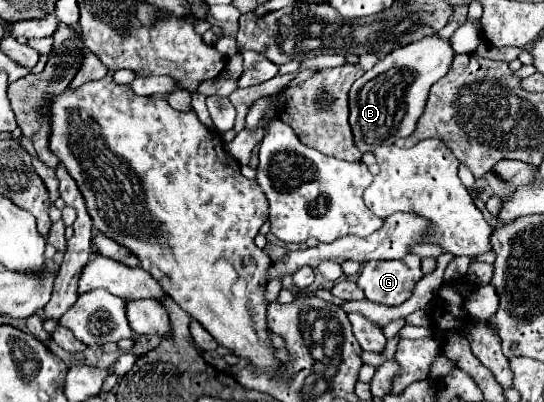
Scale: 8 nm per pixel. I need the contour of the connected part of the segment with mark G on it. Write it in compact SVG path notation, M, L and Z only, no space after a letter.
M411 253L403 259L365 263L359 271L357 285L365 291L369 301L399 305L411 297L415 283L421 277L421 259Z

